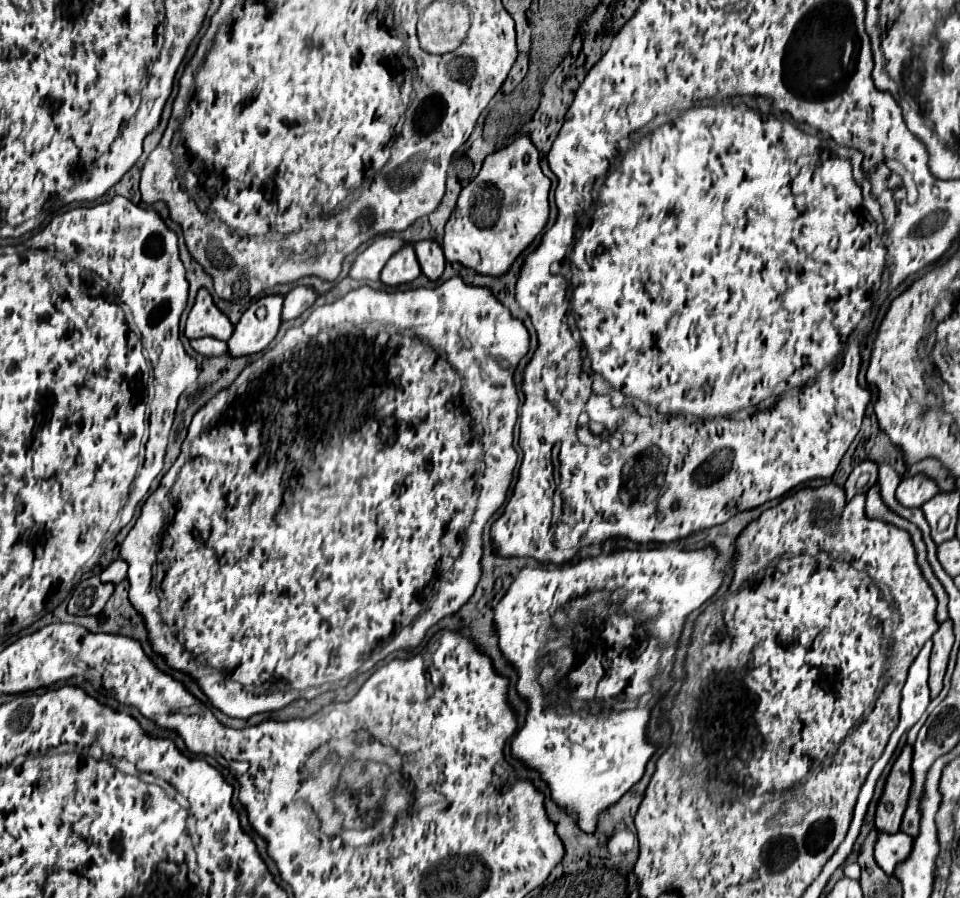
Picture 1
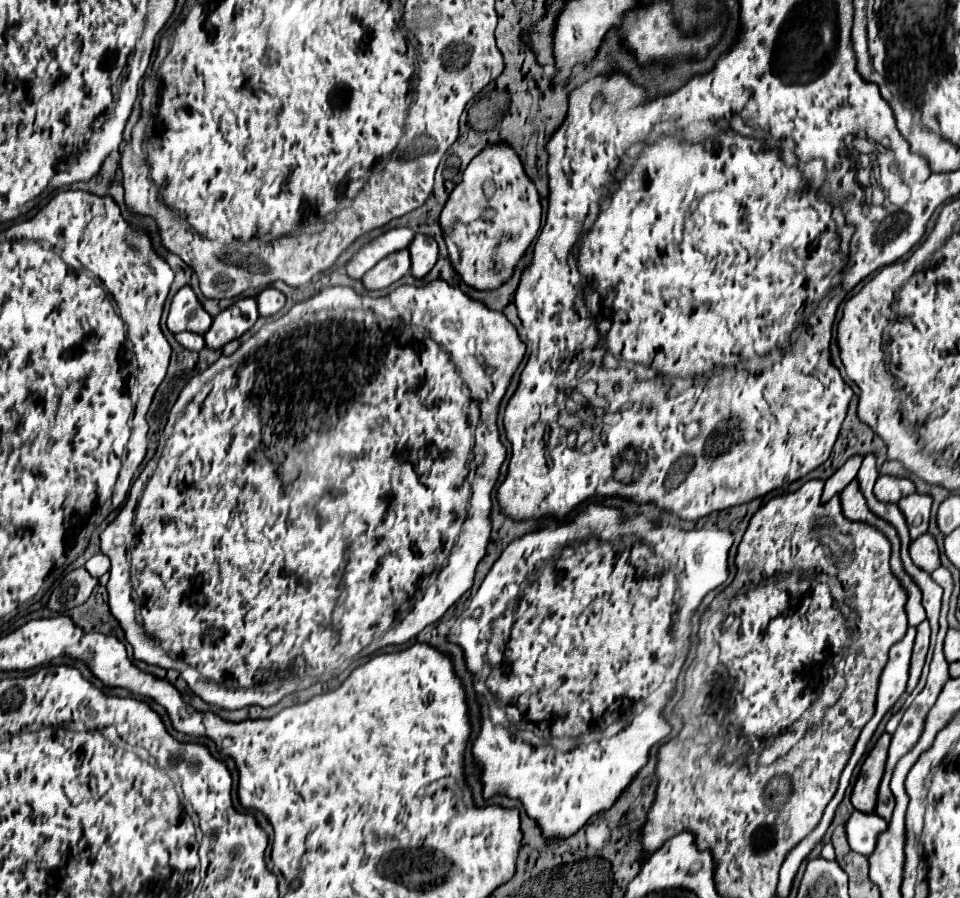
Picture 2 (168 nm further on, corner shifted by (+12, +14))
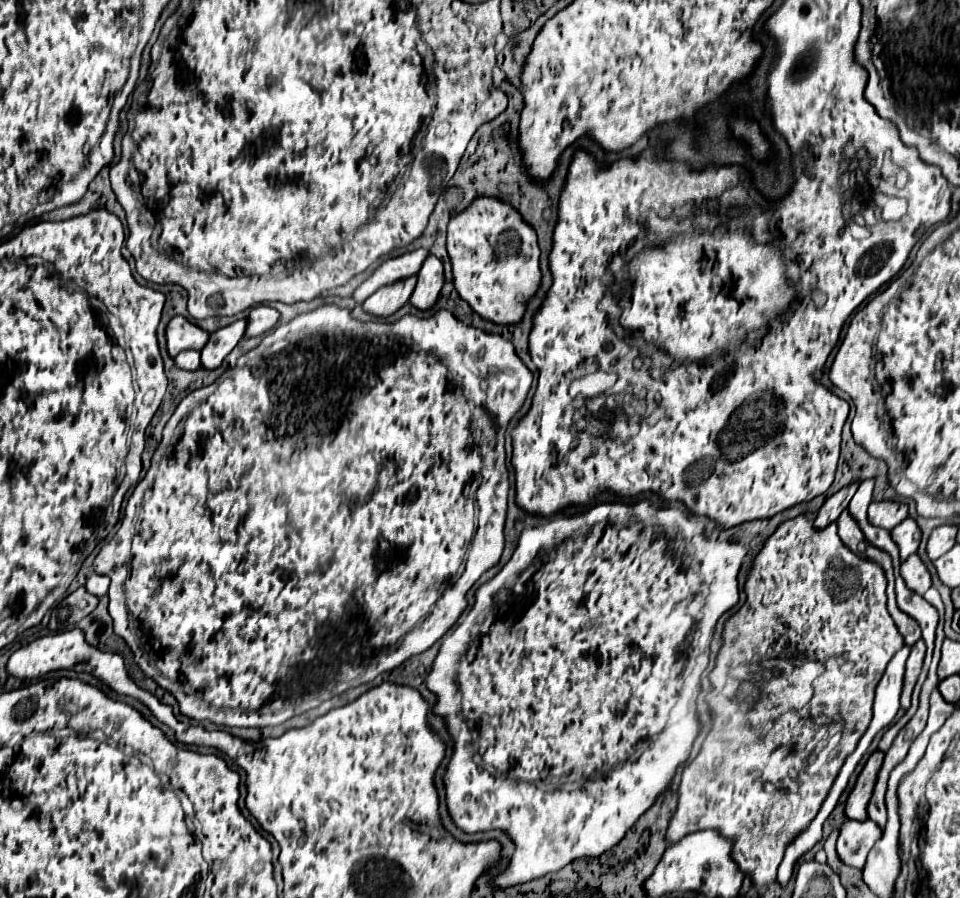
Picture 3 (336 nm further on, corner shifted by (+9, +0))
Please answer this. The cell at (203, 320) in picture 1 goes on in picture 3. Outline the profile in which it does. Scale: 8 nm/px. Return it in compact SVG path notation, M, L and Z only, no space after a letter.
M174 316L166 326L168 354L174 358L182 350L202 350L210 338L206 330L196 326L184 316Z

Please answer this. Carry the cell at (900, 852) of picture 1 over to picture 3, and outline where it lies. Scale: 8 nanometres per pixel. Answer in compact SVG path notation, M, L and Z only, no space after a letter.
M846 820L840 828L840 838L838 838L840 860L848 866L864 868L866 856L878 842L878 838L882 838L882 830L874 822Z

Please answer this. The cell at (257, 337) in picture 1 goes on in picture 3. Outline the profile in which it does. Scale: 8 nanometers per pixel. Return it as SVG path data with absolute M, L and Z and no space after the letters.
M236 320L234 324L210 334L208 344L202 348L202 366L208 370L218 368L222 364L222 360L244 338L244 332L246 332L246 320Z

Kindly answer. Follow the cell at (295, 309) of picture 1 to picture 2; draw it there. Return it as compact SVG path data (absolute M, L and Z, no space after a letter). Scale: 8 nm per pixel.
M265 288L257 294L259 316L273 316L285 306L285 294L275 288Z

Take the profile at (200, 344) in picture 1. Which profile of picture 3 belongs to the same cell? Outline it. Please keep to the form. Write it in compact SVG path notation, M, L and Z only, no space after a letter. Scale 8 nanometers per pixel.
M184 350L174 360L176 360L176 366L184 368L184 370L198 370L200 368L200 352L194 352L194 350Z

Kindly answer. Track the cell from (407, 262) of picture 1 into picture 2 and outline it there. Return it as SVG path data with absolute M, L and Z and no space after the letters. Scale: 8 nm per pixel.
M409 250L393 252L391 256L387 256L385 260L381 260L379 264L375 264L375 266L363 276L363 286L365 286L367 290L387 288L387 286L391 286L393 282L397 282L399 278L403 278L409 268L411 268Z

